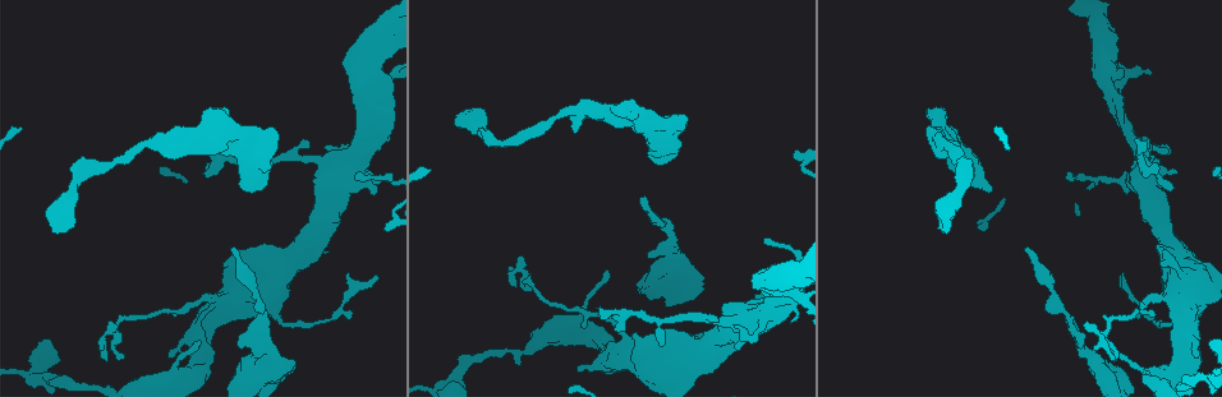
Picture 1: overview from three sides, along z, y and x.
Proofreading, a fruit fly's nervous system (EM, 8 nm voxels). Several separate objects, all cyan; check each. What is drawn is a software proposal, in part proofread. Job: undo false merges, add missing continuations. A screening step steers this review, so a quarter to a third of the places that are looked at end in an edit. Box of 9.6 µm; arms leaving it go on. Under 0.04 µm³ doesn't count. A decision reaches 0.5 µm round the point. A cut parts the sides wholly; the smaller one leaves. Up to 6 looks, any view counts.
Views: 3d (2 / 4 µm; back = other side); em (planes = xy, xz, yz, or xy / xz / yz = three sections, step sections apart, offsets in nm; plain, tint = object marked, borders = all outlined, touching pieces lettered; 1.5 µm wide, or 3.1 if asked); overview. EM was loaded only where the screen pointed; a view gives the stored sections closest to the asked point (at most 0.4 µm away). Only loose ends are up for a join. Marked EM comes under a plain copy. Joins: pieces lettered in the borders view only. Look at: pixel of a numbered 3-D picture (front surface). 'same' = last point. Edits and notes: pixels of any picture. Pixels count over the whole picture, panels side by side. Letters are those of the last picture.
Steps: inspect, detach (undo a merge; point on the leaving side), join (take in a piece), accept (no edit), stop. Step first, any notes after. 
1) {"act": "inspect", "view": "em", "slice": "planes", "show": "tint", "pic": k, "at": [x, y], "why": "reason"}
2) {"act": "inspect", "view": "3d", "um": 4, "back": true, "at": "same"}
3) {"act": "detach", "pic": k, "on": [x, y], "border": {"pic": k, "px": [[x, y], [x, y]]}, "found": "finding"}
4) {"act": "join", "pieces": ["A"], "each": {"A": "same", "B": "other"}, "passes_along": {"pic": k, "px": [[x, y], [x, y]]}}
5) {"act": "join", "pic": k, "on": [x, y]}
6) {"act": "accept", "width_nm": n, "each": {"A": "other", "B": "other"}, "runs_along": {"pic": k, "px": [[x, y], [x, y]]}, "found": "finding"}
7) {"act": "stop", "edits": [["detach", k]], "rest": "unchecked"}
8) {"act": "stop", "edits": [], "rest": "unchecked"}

{"act": "inspect", "view": "em", "slice": "planes", "show": "borders", "pic": 1, "at": [51, 230], "why": "an open end"}

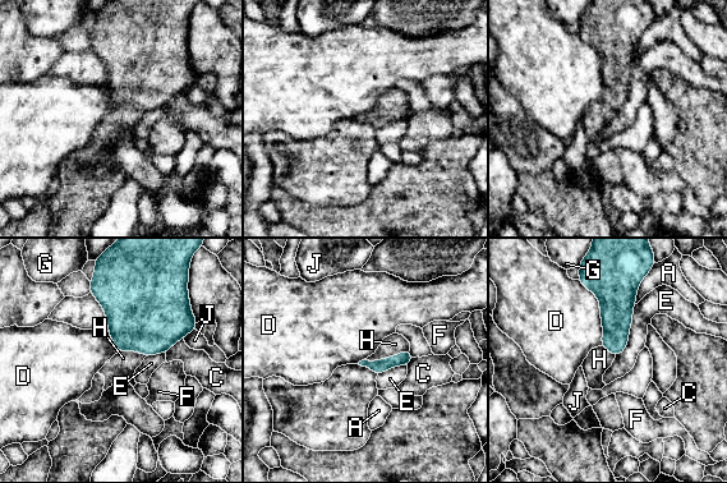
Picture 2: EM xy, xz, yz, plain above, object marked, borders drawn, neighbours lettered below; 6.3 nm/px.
{"act": "join", "pieces": ["H"], "each": {"A": "other", "C": "other", "D": "other", "E": "other", "F": "other", "G": "other", "H": "same", "J": "other"}, "found": "it goes on there"}

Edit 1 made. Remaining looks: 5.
{"act": "inspect", "view": "overview", "why": "redraw"}

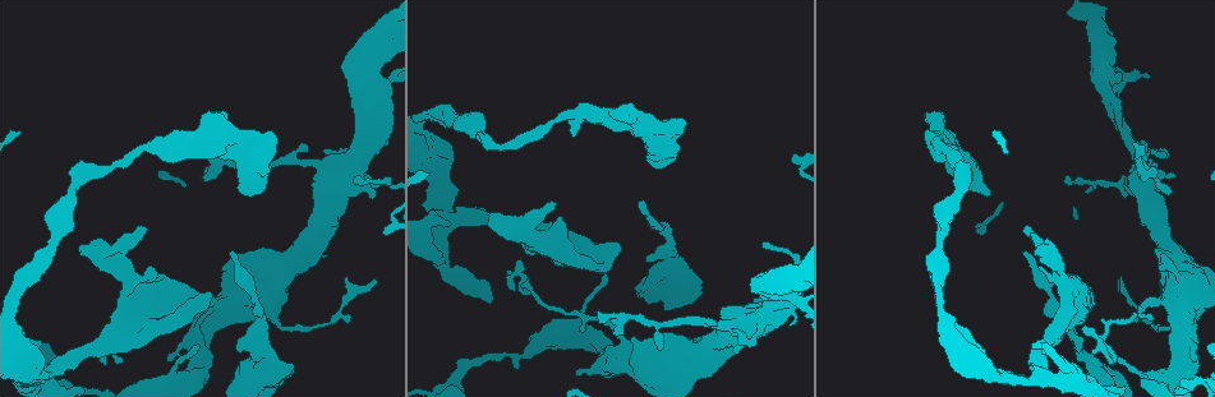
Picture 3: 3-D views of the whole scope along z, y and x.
{"act": "inspect", "view": "em", "slice": "xy", "step": 8, "show": "tint", "pic": 3, "at": [230, 254], "why": "thin end"}

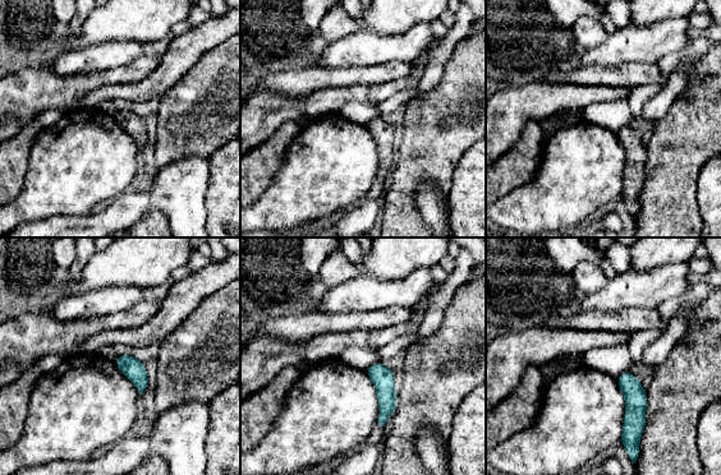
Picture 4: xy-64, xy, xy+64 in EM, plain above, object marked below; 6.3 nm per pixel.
{"act": "inspect", "view": "em", "slice": "planes", "show": "borders", "at": "same"}

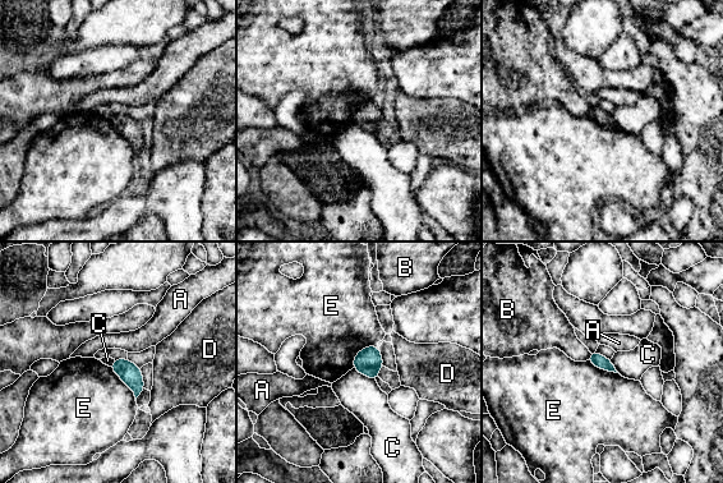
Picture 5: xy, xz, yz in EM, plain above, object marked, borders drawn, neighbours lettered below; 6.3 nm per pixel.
{"act": "accept", "width_nm": 80, "each": {"A": "other", "B": "other", "C": "other", "D": "other", "E": "other"}, "border": {"pic": 5, "px": [[377, 345], [363, 348], [353, 367]]}, "found": "no lettered piece goes on from it"}

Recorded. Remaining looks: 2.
{"act": "stop", "edits": [["join", 2]], "rest": "unchecked"}

